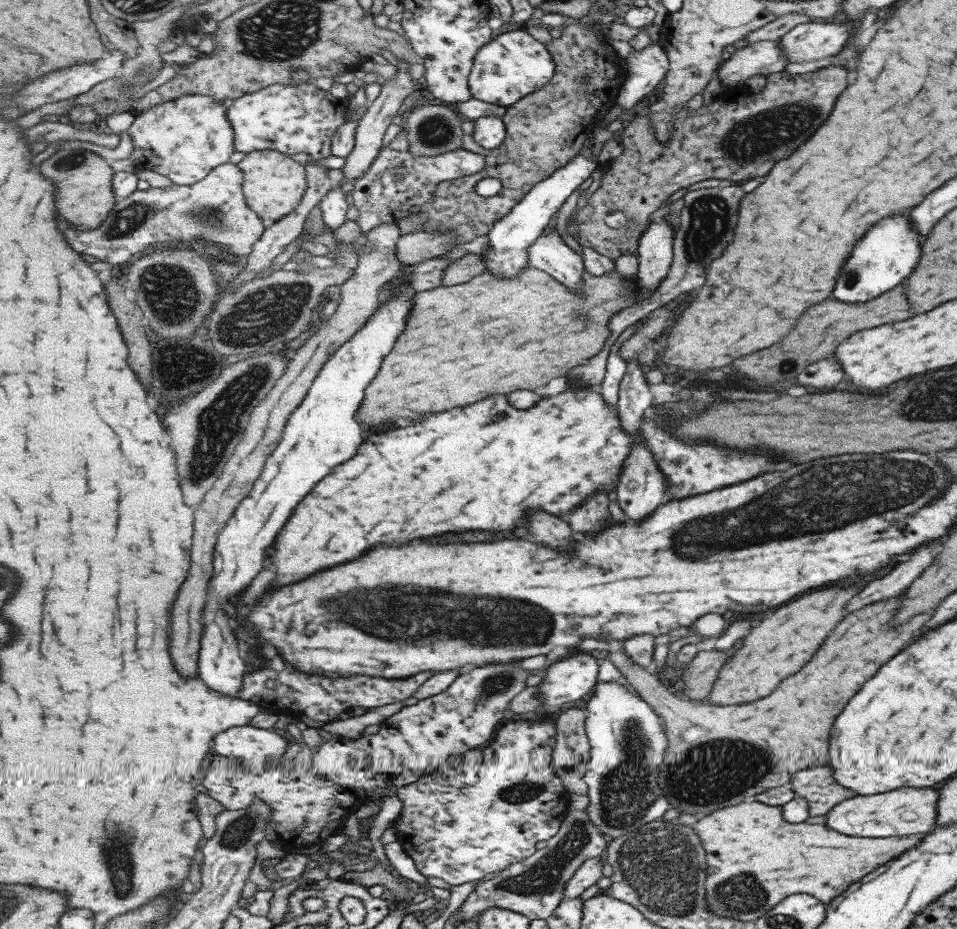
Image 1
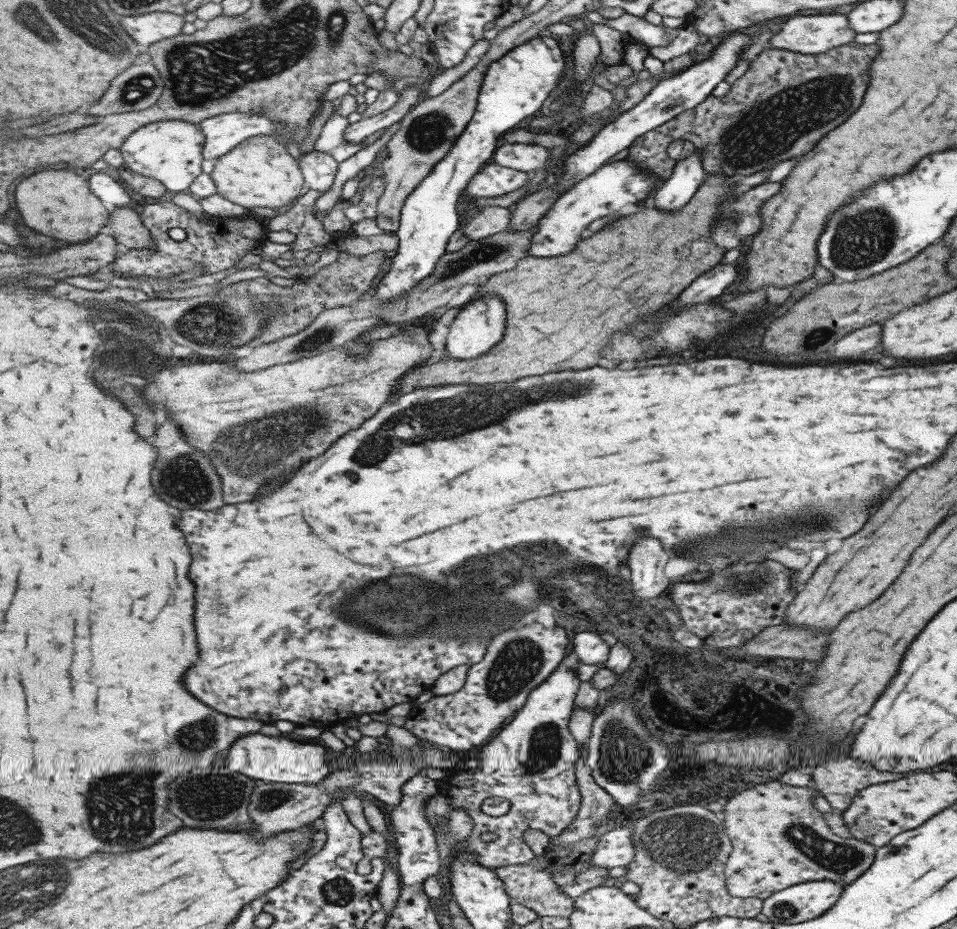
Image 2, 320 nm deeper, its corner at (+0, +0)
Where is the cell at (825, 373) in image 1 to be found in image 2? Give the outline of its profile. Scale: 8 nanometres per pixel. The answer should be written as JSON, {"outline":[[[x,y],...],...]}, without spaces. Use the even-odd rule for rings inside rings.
{"outline":[[[873,323],[848,332],[833,345],[833,356],[839,360],[855,360],[861,356],[861,350],[871,350],[879,344],[882,324]]]}

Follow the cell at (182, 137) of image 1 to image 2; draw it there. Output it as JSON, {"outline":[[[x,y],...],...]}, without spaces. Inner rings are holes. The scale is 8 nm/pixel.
{"outline":[[[167,120],[147,125],[122,144],[125,166],[149,178],[160,180],[172,194],[189,189],[203,174],[203,149],[206,136],[199,124],[183,120]]]}

